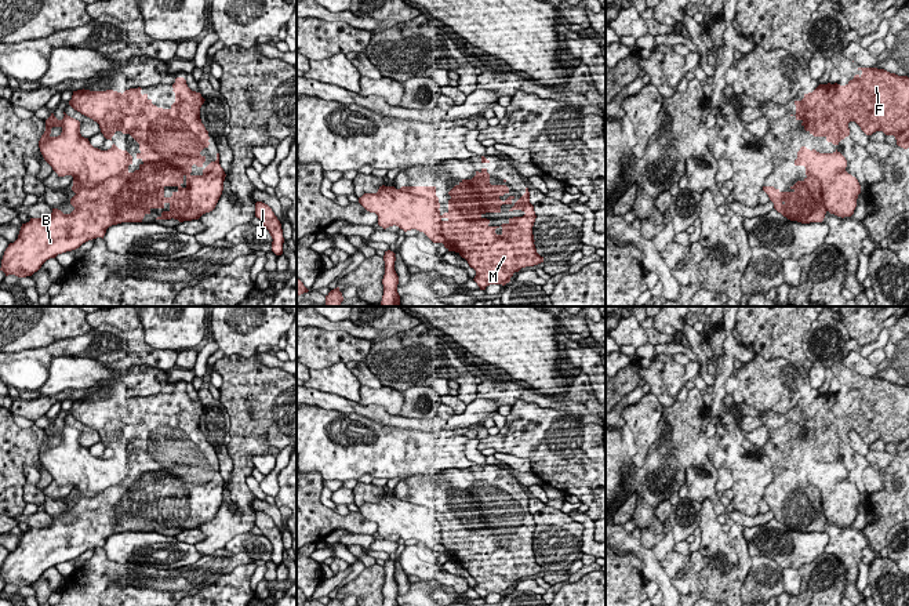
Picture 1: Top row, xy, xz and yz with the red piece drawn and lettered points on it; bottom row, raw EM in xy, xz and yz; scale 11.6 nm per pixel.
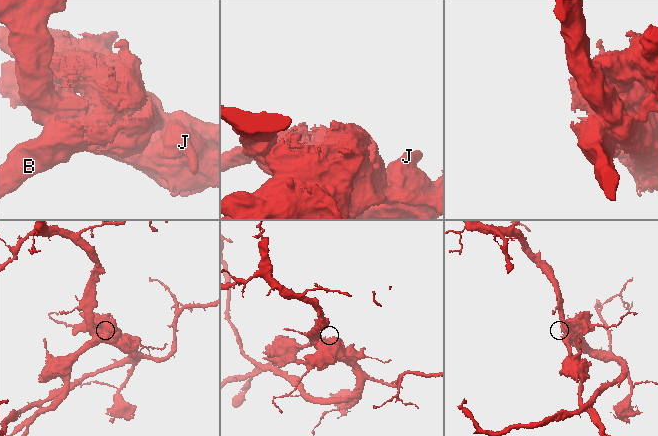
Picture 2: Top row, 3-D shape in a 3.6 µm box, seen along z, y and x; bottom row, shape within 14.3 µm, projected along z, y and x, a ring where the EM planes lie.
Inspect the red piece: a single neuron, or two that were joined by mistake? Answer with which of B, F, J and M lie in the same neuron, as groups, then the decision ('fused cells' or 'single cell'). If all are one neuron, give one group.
B F M / J; fused cells

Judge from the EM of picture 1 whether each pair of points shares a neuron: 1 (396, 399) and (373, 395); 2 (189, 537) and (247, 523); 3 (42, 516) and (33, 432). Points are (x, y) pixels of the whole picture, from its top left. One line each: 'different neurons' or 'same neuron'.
1: same neuron
2: different neurons
3: different neurons

